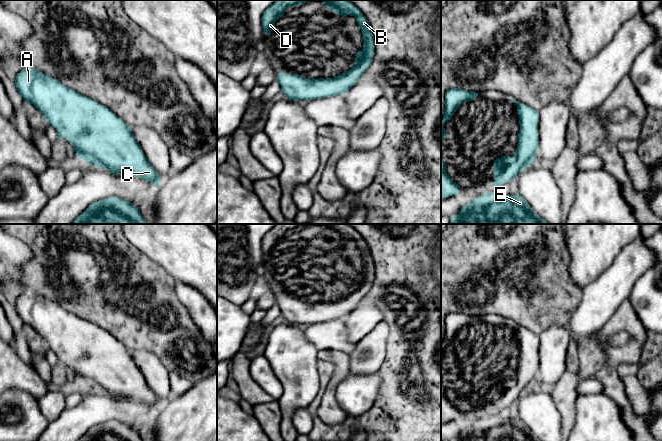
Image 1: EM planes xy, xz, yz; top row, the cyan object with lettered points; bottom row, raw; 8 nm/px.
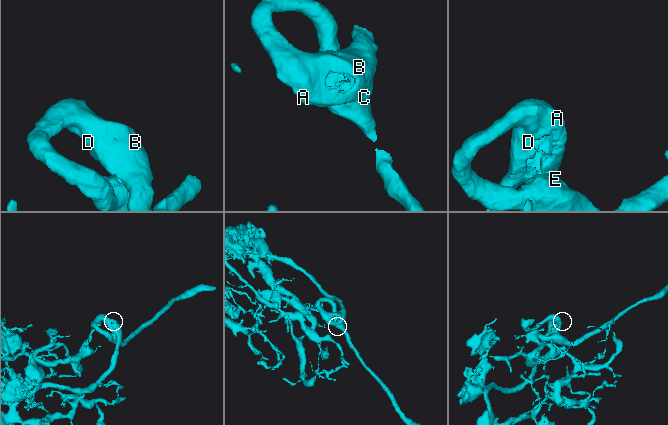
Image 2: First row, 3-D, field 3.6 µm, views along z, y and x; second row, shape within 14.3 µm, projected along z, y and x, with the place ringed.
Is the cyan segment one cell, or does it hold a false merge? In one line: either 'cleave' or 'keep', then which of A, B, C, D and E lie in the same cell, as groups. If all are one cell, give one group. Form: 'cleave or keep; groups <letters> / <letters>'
keep; groups A B C D E

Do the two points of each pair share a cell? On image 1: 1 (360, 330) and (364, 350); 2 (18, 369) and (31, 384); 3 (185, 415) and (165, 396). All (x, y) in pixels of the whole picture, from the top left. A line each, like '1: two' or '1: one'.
1: two
2: one
3: two

